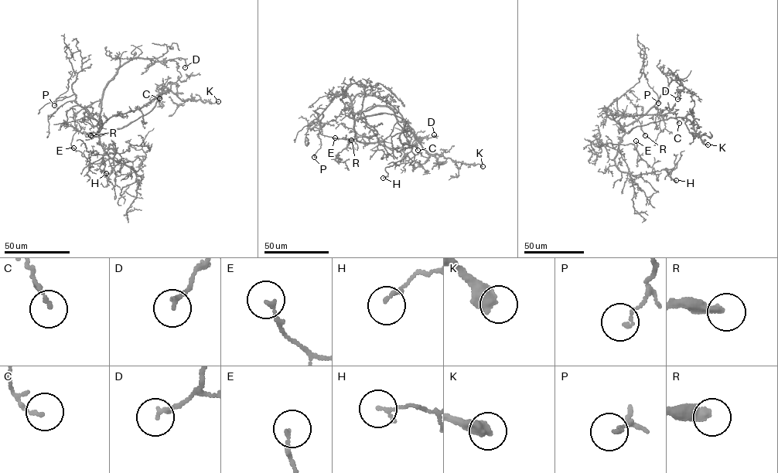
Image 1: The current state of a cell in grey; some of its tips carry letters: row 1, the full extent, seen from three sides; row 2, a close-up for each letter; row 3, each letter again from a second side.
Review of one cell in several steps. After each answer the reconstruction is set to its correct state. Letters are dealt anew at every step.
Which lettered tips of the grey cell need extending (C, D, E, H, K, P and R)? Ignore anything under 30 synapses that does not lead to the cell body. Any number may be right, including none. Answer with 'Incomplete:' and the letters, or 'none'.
Incomplete: K

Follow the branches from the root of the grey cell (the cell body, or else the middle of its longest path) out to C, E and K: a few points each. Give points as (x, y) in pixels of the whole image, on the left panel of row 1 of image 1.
C: (97, 136), (107, 120), (141, 107), (164, 87), (155, 90), (161, 93), (159, 98)
E: (97, 136), (104, 148), (110, 144), (112, 145), (115, 153), (112, 158), (100, 163), (91, 163), (73, 148)
K: (97, 136), (121, 128), (147, 114), (162, 94), (169, 89), (184, 100), (201, 100), (212, 103), (218, 101)

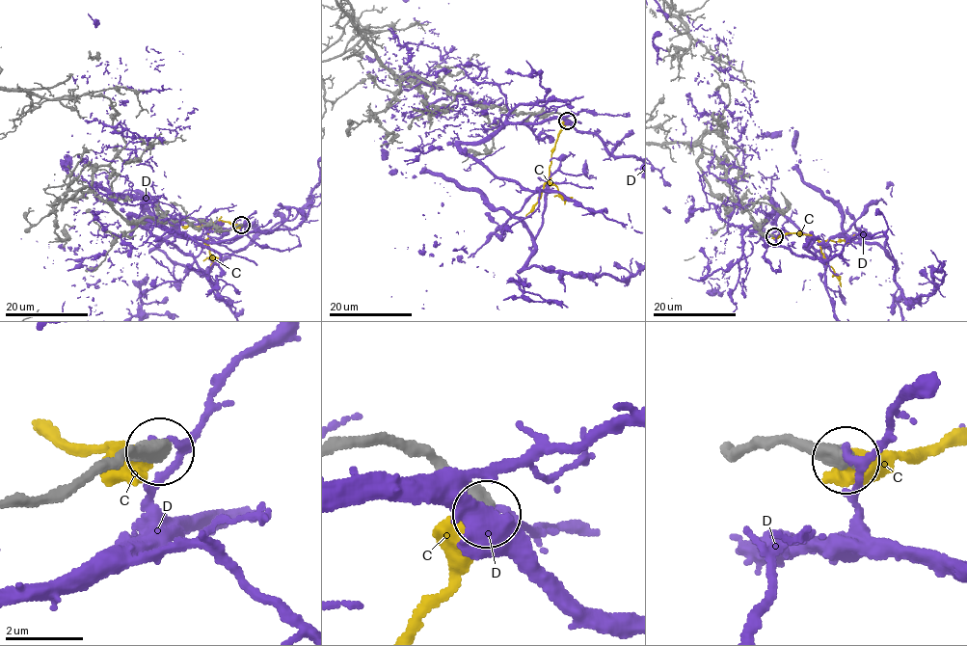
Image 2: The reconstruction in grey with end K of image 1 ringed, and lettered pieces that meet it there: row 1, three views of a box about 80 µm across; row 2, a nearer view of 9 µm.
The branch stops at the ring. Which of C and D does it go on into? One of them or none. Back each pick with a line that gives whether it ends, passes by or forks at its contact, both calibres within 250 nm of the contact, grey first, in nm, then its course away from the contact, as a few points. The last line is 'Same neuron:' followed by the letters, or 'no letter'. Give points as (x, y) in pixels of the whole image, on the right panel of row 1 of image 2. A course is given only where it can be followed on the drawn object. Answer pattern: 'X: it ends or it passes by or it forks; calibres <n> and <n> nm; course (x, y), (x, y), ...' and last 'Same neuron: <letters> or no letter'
Same neuron: no letter

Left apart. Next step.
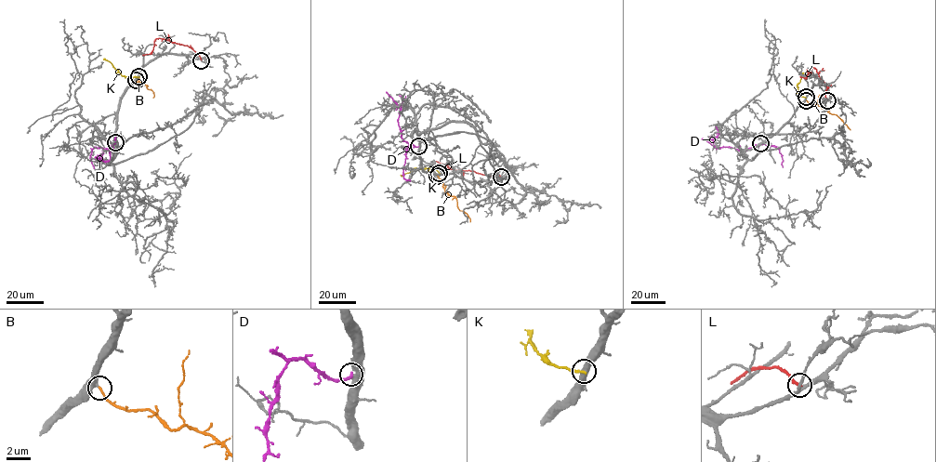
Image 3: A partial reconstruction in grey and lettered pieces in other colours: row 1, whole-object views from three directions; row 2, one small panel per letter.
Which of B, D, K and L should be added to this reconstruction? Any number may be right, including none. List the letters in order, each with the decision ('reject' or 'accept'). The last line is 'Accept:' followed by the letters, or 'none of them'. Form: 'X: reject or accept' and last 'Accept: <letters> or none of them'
B: accept
D: reject
K: reject
L: reject
Accept: B

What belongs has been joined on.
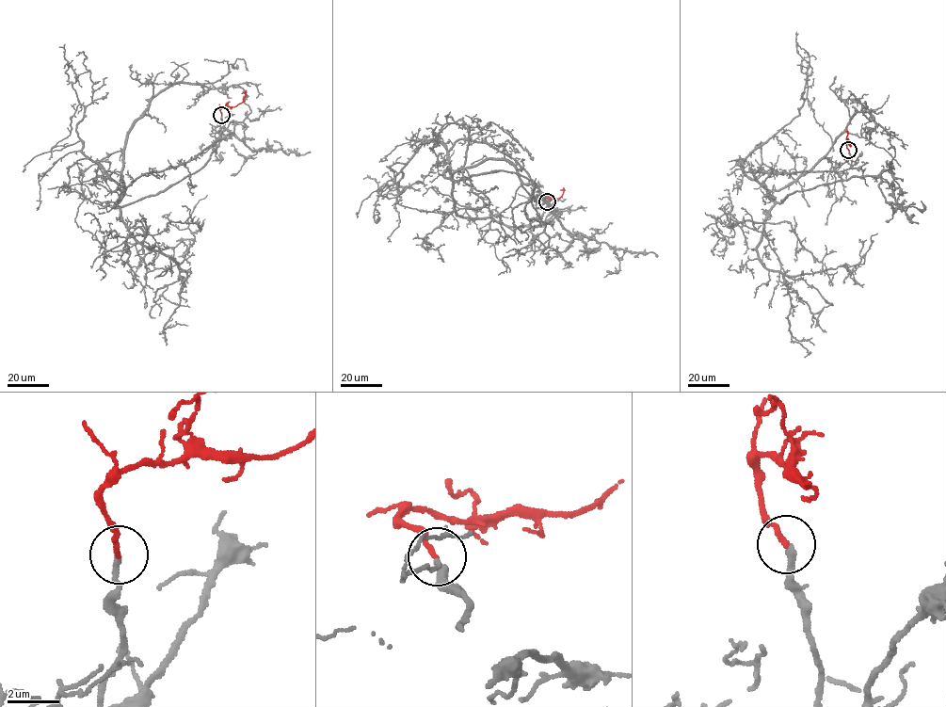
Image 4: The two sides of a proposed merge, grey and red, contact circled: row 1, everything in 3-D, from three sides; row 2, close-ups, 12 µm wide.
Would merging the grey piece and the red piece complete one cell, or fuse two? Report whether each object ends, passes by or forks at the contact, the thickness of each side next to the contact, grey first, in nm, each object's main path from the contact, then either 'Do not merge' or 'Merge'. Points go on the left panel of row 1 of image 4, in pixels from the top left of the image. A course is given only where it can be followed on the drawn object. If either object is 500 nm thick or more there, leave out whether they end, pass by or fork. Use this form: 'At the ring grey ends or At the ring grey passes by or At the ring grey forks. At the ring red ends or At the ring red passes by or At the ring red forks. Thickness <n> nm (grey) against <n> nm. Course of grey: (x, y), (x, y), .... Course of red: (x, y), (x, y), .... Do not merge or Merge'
At the ring grey ends. At the ring red ends. Thickness 240 nm (grey) against 200 nm. Course of grey: (221, 115), (220, 139), (193, 159), (143, 173), (114, 207), (196, 172), (232, 132), (255, 151), (310, 152). Course of red: (221, 115), (221, 108), (236, 106), (243, 102), (245, 90). Merge

